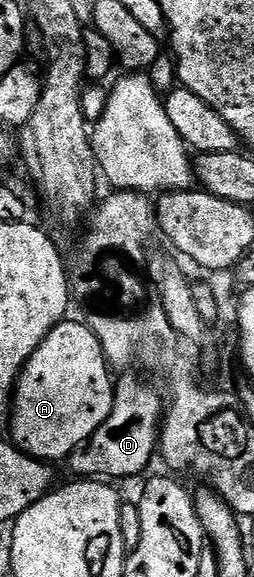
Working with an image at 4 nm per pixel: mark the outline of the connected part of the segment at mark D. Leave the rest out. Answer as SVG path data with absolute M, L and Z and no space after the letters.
M129 376L126 380L118 379L113 393L113 405L111 414L95 430L95 434L86 442L77 447L67 458L67 464L73 467L73 476L77 478L96 478L102 482L118 482L117 480L129 480L137 476L149 463L159 448L159 433L163 427L163 396L156 392L149 384Z

